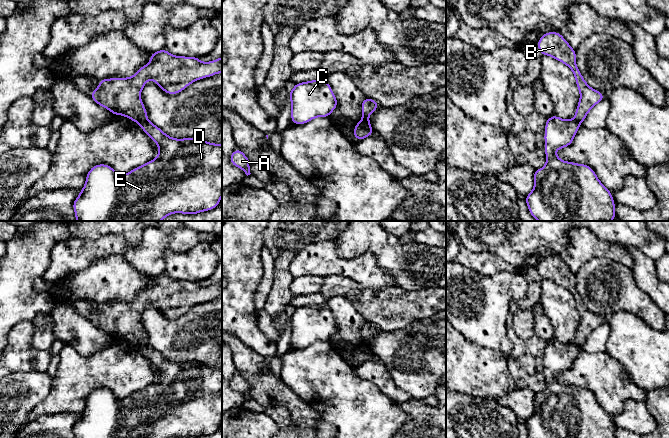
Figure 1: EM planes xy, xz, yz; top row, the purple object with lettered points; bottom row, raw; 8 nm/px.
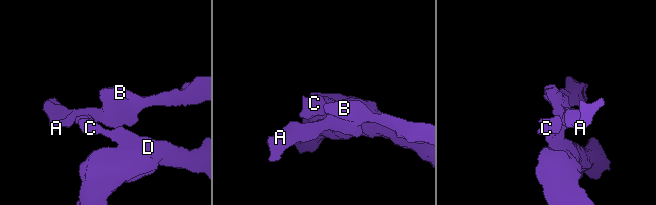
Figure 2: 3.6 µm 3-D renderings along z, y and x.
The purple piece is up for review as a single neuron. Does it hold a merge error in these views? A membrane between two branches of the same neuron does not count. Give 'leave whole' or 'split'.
split

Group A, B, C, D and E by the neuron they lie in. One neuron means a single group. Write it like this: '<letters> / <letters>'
A B / C D E

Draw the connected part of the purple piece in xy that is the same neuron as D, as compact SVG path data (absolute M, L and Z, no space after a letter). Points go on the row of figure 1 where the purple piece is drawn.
M150 121L139 123L142 130L157 144L158 156L126 174L117 174L105 164L93 166L79 196L73 202L76 221L161 221L170 214L198 214L220 204L222 196L222 144L199 138L176 139L165 134Z

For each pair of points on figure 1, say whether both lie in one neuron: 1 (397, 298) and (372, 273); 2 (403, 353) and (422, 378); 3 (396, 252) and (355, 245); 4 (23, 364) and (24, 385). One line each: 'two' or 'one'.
1: two
2: one
3: one
4: two

